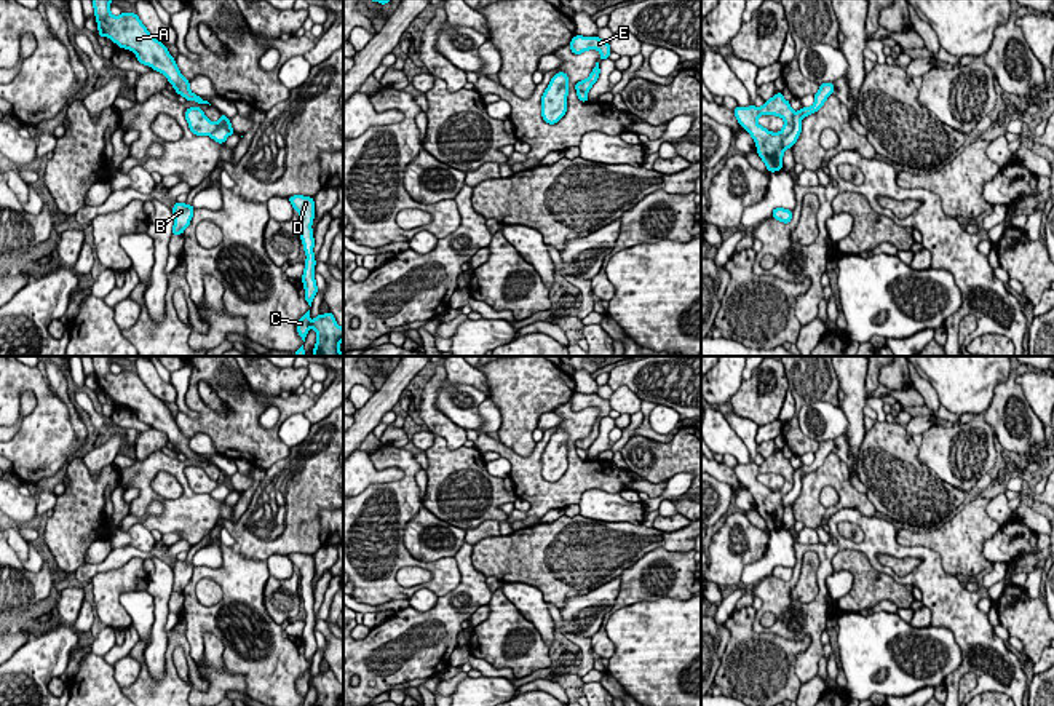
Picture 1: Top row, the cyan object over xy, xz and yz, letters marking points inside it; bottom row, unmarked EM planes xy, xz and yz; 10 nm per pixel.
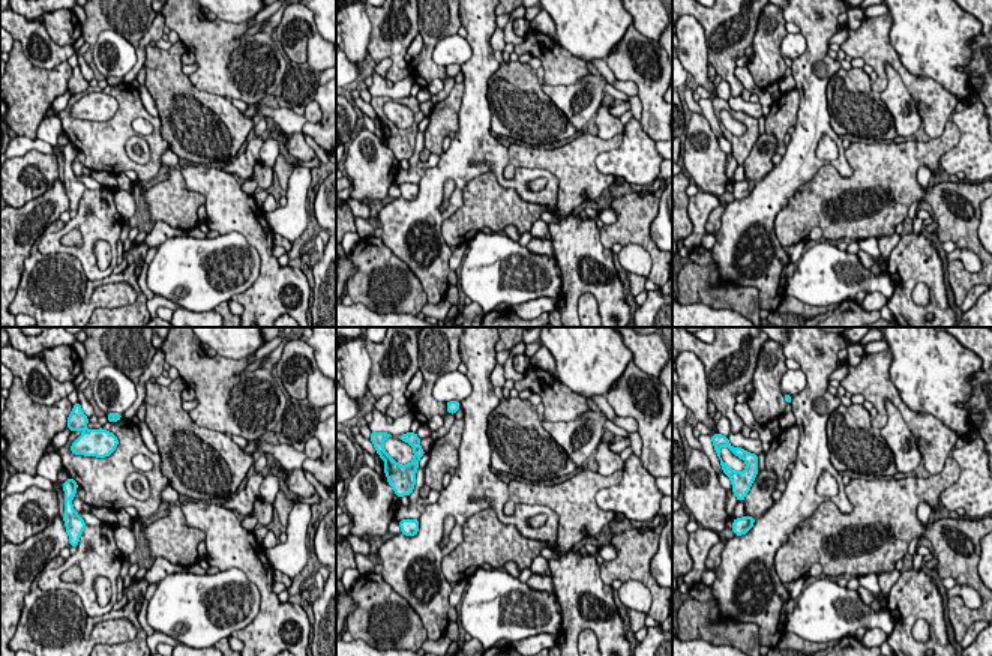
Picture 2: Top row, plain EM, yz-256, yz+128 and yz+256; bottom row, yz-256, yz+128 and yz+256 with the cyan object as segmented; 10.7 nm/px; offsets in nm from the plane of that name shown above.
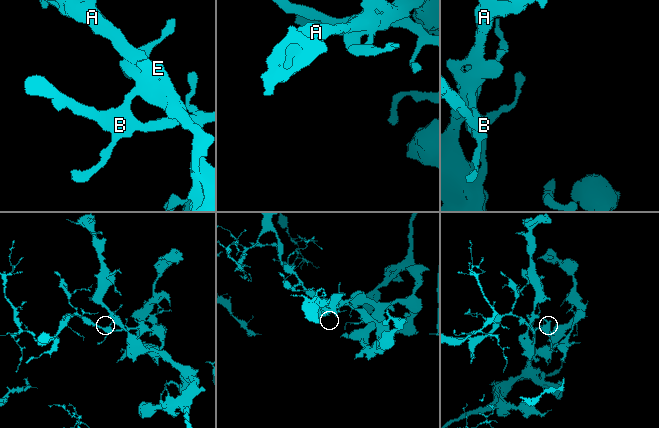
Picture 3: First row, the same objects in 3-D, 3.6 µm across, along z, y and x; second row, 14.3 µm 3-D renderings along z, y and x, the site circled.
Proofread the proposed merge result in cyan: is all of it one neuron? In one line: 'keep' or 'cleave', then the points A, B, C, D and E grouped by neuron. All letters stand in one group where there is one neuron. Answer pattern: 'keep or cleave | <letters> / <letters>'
cleave | A E / B C D

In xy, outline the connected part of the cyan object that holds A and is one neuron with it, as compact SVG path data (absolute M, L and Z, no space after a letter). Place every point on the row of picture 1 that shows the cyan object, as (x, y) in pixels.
M93 0L99 37L109 37L120 48L134 51L141 64L166 75L176 93L184 96L185 101L209 104L208 101L203 101L201 96L190 91L190 80L180 73L176 59L169 54L166 45L147 30L139 16L136 13L113 16L110 13L110 2L112 0Z

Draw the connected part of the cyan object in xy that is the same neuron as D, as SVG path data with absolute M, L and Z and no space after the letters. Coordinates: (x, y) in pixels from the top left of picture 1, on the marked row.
M294 195L287 198L292 204L294 209L299 211L300 214L300 240L303 244L303 251L307 254L305 260L305 268L302 275L302 283L305 288L305 300L311 307L313 297L318 294L318 286L315 281L315 238L313 238L313 230L311 224L315 219L315 201L311 196L303 196L303 195Z

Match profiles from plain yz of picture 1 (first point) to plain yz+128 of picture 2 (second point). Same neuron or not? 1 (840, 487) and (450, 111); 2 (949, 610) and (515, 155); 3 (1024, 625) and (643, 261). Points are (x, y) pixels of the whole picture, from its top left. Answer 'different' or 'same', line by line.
1: same
2: different
3: different

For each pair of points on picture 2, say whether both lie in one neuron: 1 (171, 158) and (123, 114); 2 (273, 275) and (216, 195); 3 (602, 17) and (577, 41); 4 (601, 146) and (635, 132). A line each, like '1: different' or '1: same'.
1: different
2: same
3: same
4: different

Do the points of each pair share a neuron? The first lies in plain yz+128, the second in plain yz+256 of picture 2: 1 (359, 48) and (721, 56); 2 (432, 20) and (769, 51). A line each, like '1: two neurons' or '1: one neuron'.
1: two neurons
2: one neuron

